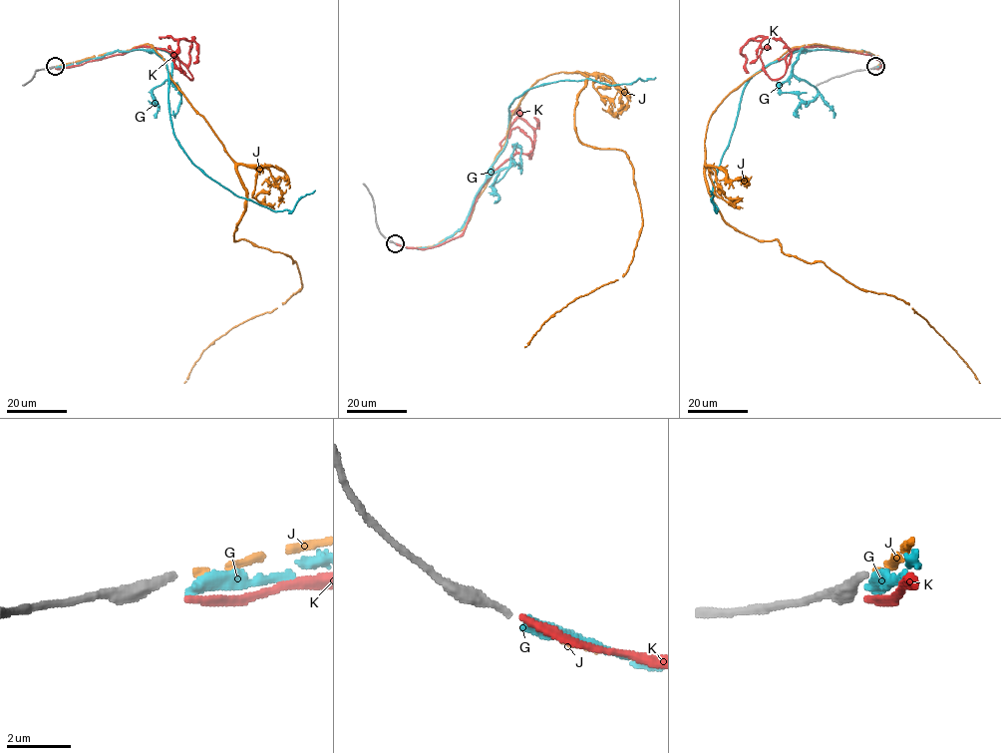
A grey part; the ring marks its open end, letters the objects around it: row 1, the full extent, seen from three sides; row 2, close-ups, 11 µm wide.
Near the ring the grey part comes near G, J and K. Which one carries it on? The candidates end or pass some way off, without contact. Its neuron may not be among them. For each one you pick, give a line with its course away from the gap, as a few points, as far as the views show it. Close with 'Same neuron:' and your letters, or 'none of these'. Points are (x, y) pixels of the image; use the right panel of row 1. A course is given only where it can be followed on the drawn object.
J: course (876, 66), (868, 52), (809, 44), (747, 79), (707, 125), (710, 195), (740, 231), (908, 302), (980, 383)
Same neuron: J

